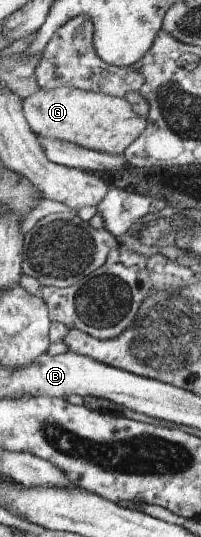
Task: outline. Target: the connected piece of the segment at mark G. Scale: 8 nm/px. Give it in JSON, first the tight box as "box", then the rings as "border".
{"box":[24,88,148,155],"border":[[[40,88],[33,96],[26,98],[24,112],[38,136],[69,140],[96,151],[116,155],[124,155],[127,148],[141,138],[148,125],[148,118],[137,114],[126,97],[78,88]]]}

